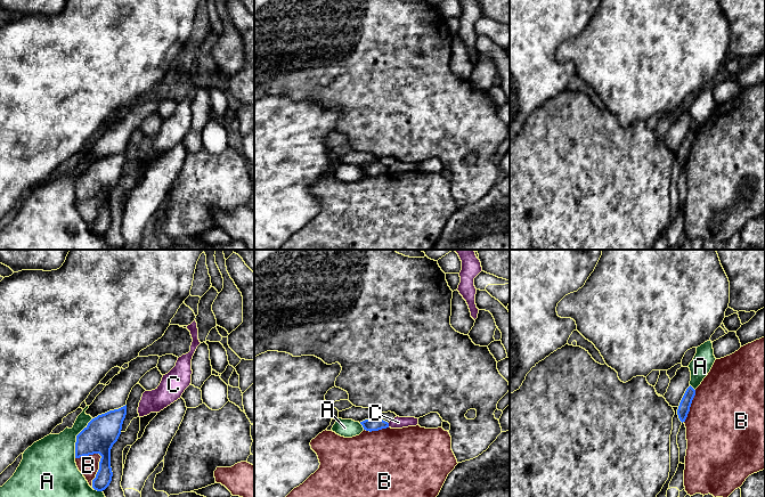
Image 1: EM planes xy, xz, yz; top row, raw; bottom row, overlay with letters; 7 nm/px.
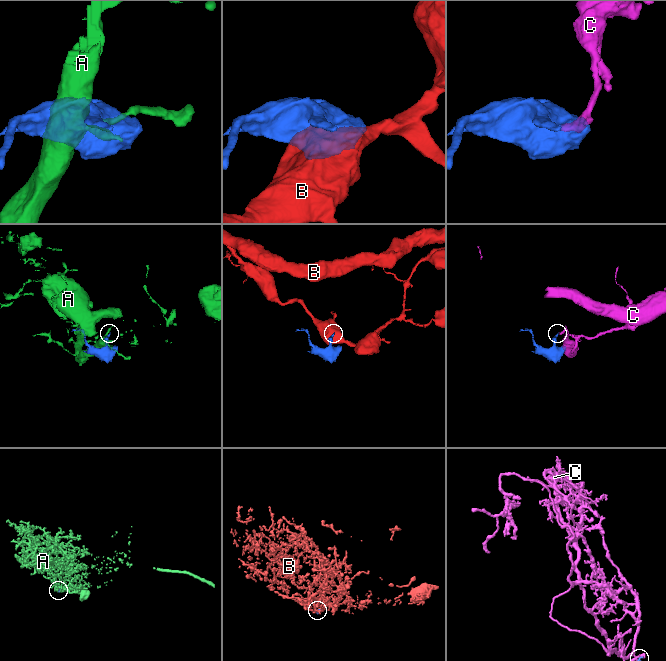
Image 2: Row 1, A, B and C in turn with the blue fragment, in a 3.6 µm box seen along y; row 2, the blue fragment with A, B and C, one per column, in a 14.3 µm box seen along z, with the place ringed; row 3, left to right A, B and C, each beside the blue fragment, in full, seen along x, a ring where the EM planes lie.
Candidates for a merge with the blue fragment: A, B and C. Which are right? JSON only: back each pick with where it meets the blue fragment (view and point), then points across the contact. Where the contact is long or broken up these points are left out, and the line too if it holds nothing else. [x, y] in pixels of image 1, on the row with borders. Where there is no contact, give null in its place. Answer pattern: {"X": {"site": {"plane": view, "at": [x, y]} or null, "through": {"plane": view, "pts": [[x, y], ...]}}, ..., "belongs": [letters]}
{"belongs": []}

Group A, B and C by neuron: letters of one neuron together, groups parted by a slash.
A / B / C

